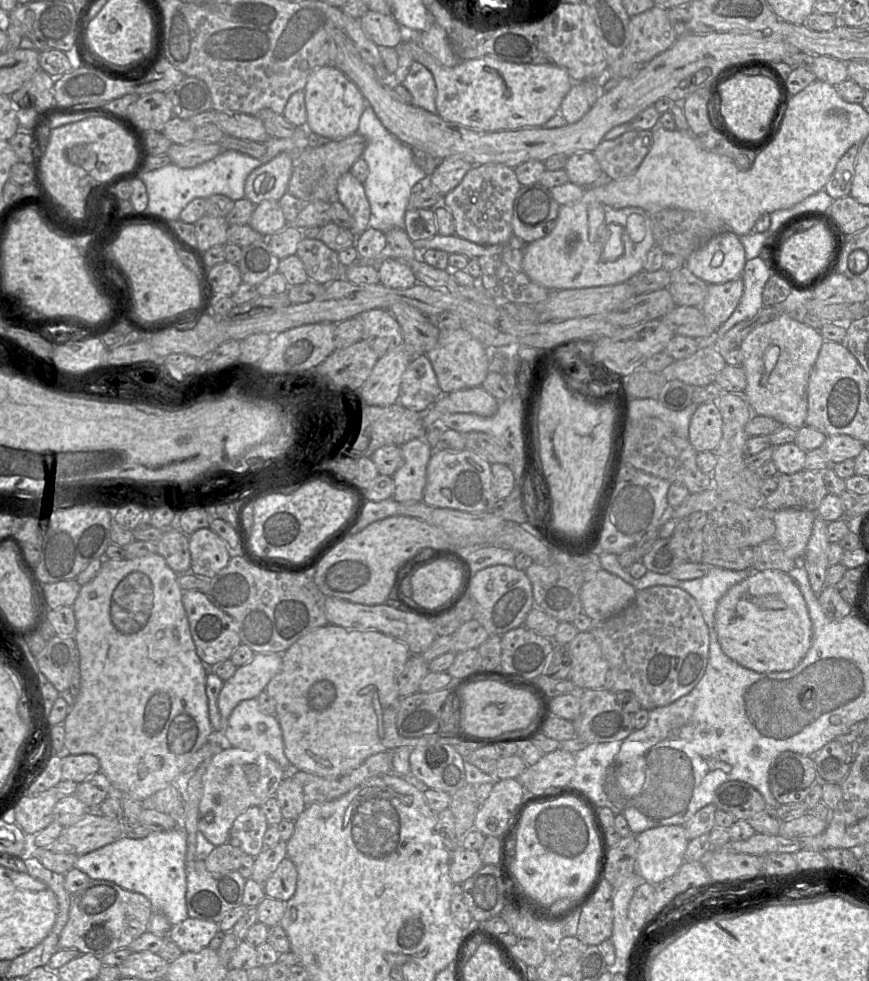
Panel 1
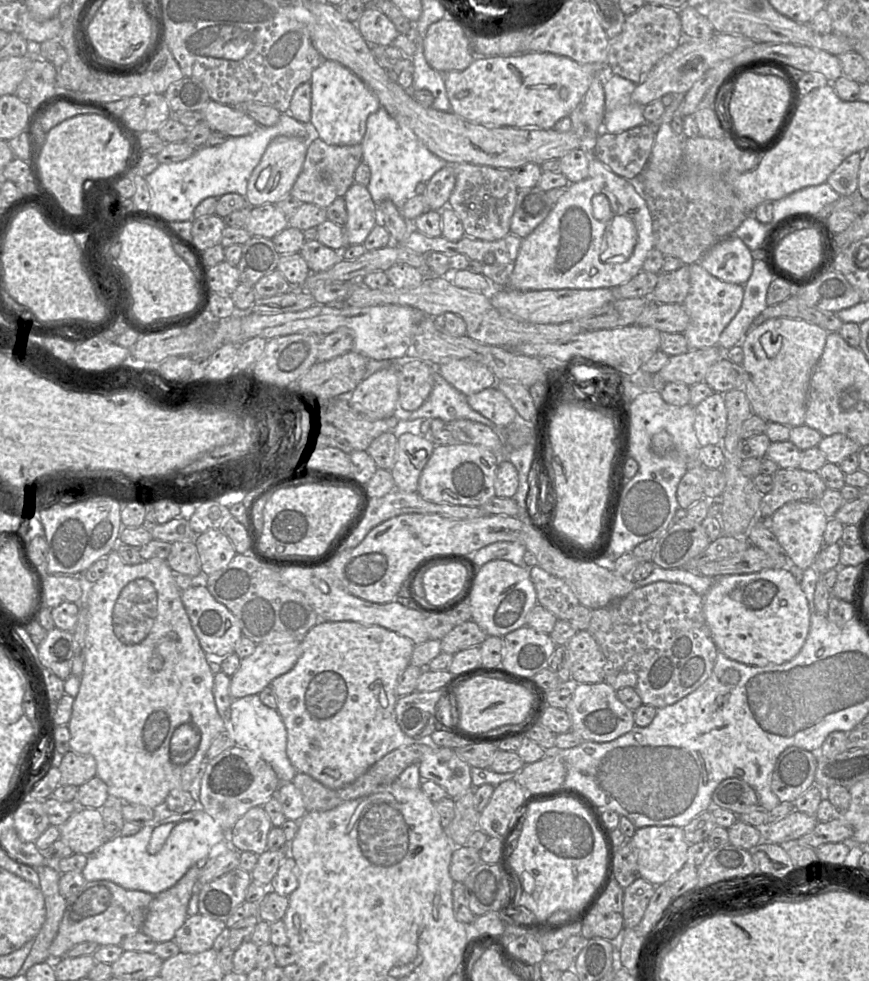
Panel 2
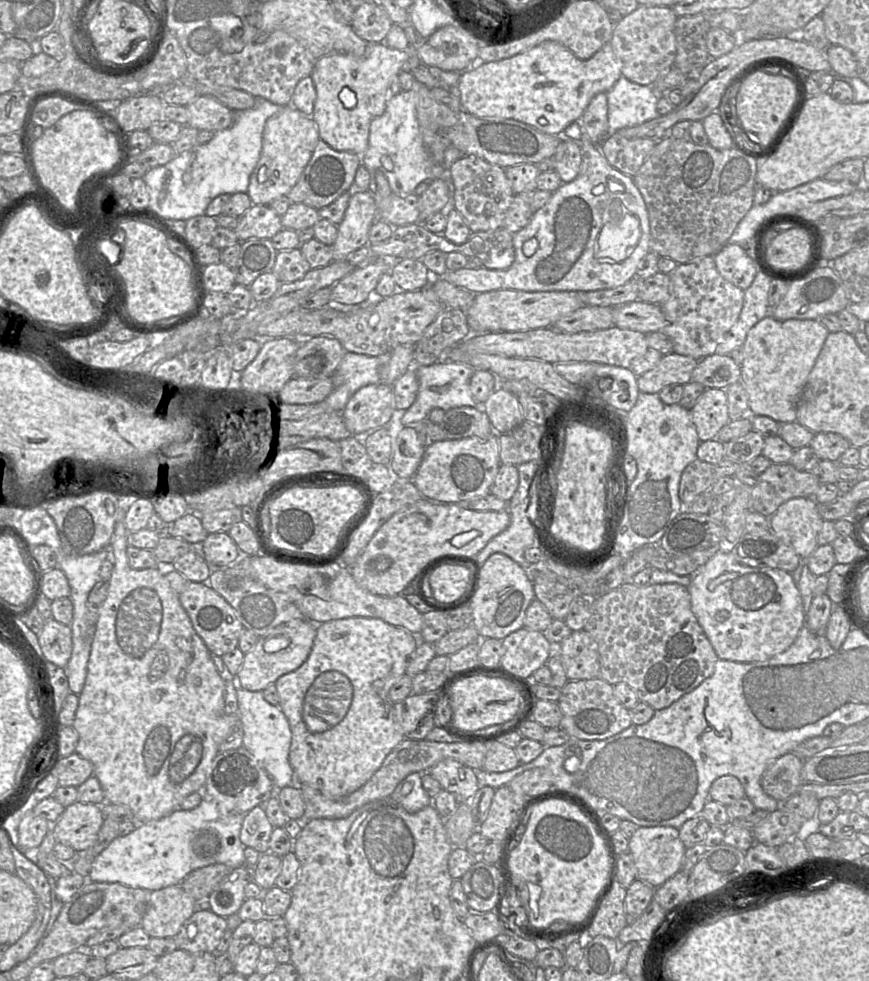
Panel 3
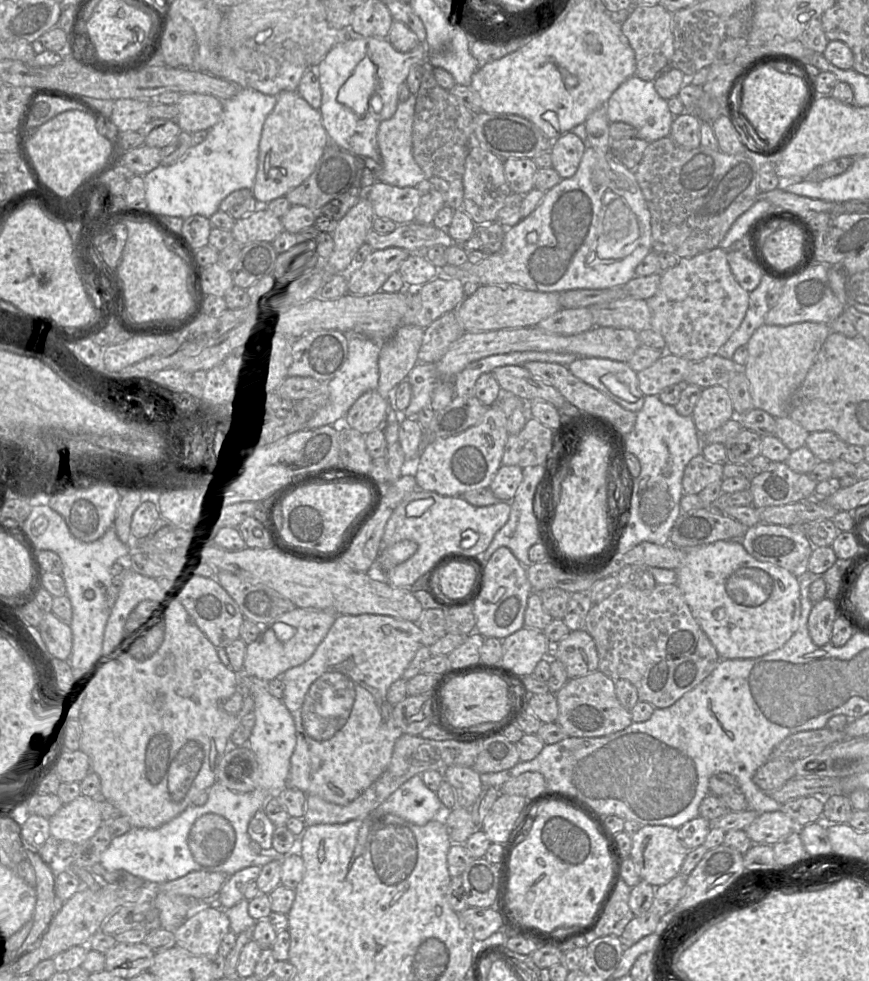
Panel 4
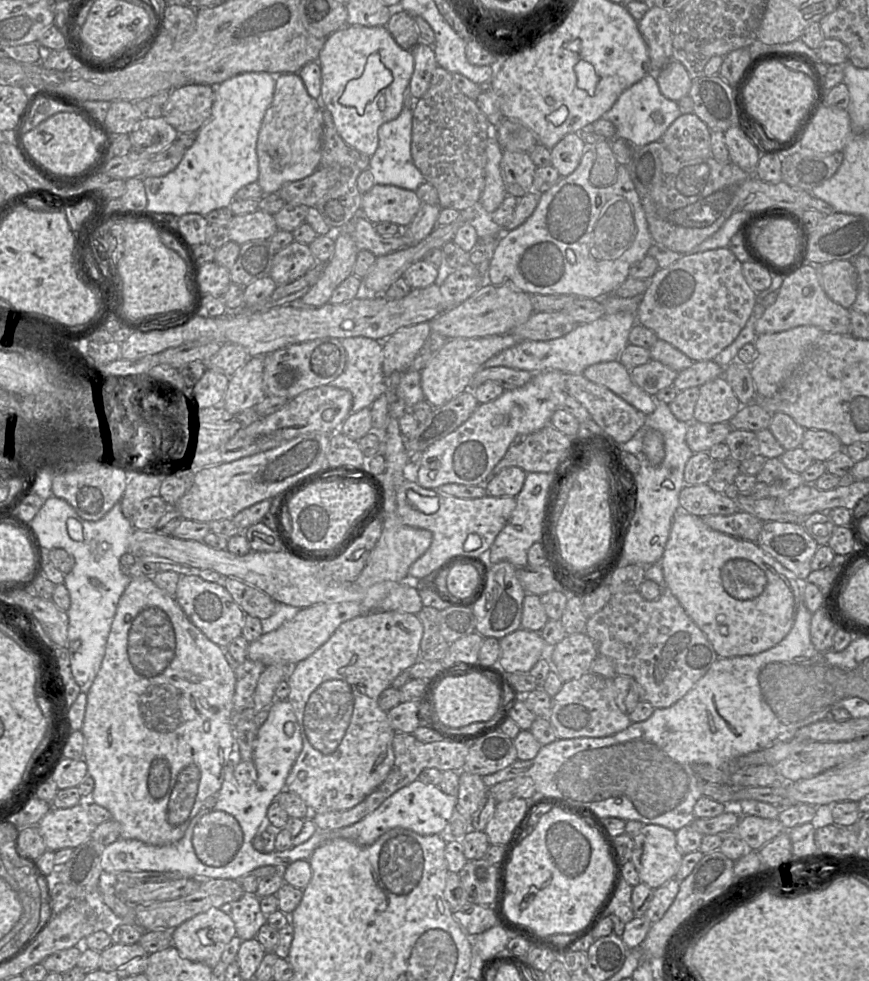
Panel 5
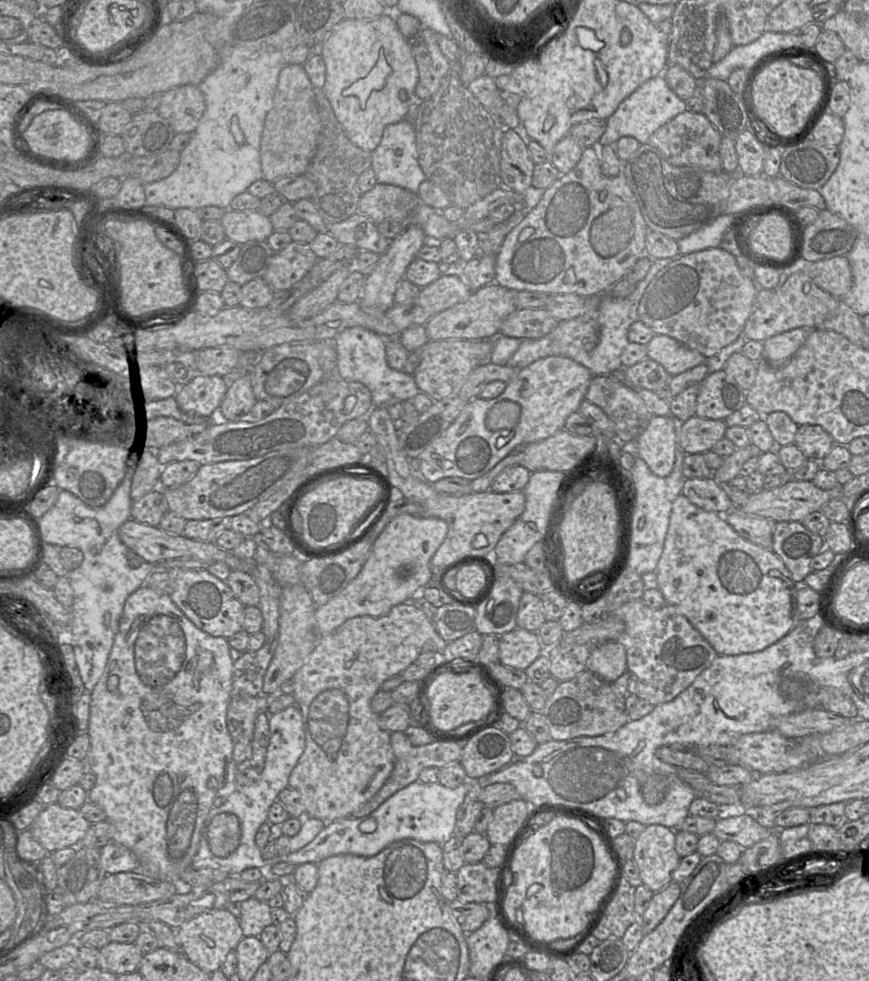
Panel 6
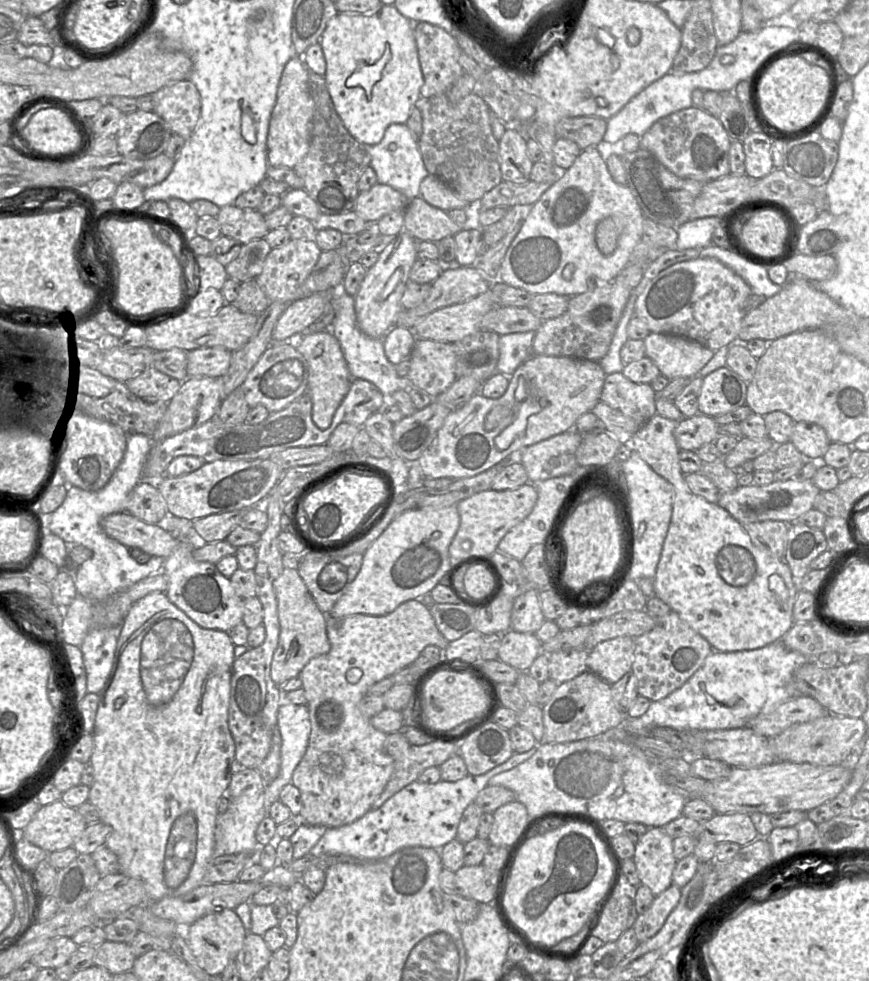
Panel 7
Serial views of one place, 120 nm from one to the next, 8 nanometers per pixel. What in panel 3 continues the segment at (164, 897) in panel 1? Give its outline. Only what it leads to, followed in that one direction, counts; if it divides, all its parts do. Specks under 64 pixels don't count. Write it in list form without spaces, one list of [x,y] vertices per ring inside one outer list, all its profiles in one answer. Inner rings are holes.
[[[211,798],[191,810],[177,809],[171,814],[138,823],[134,831],[126,836],[117,836],[92,862],[87,881],[101,883],[120,883],[132,888],[141,888],[148,892],[180,884],[192,871],[212,865],[225,864],[238,868],[246,864],[244,851],[246,846],[240,840],[240,831],[245,815],[222,815],[217,804]]]

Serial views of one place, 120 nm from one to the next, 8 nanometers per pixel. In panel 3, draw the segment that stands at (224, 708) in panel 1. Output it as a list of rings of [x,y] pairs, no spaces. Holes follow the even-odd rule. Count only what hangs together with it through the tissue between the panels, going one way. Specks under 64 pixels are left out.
[[[307,619],[291,620],[259,636],[255,646],[244,655],[242,666],[235,676],[237,685],[249,691],[264,691],[281,676],[298,669],[311,652],[316,625]]]

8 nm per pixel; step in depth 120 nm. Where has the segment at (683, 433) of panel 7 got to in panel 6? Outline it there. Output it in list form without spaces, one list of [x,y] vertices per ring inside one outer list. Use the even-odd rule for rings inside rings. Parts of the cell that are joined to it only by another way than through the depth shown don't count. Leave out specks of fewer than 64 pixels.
[[[694,415],[678,425],[678,445],[686,454],[705,453],[725,437],[724,420],[704,419]]]

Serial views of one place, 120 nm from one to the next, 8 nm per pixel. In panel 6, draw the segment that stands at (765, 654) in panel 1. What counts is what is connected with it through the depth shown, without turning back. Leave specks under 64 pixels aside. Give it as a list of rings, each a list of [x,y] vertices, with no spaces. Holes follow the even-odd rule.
[[[680,494],[673,503],[664,549],[655,573],[658,580],[658,589],[662,592],[666,604],[675,607],[675,609],[702,634],[716,651],[717,655],[733,656],[762,651],[782,639],[797,623],[797,592],[799,590],[799,585],[803,583],[797,583],[793,579],[783,561],[772,549],[765,549],[742,538],[727,523],[722,514],[706,511],[697,507],[683,494]]]

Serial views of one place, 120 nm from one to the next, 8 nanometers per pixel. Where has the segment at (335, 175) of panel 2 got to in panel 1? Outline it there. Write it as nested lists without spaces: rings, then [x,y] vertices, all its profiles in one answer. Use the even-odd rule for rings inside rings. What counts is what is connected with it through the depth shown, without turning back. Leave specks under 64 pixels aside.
[[[358,132],[342,139],[306,148],[294,156],[294,167],[288,184],[287,192],[304,203],[312,201],[331,202],[337,197],[337,184],[339,178],[351,167],[362,154],[367,146],[367,140]]]

